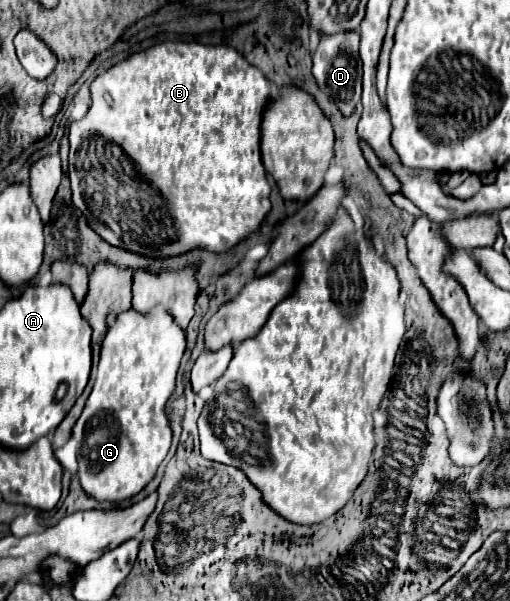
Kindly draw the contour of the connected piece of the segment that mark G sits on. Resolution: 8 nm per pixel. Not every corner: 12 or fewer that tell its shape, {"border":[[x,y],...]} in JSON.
{"border":[[161,308],[105,334],[73,426],[89,498],[131,500],[173,432],[185,332]]}

